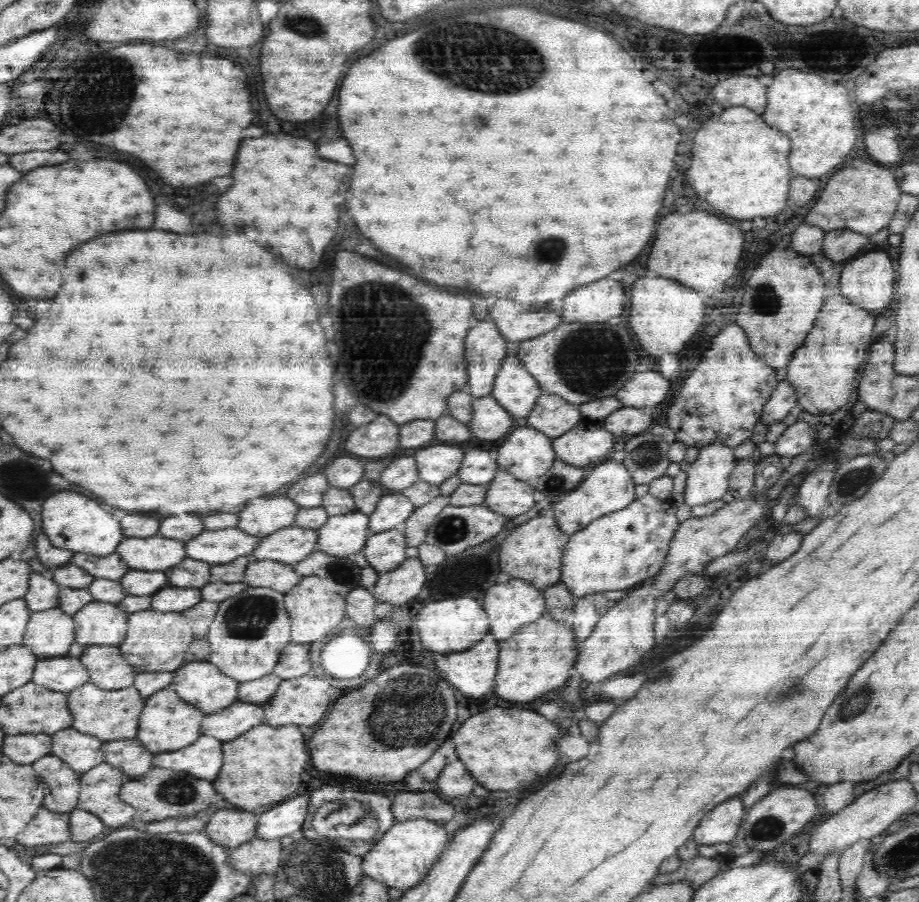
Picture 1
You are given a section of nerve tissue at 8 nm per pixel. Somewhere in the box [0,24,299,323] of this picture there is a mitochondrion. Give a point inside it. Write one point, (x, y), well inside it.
(90, 108)

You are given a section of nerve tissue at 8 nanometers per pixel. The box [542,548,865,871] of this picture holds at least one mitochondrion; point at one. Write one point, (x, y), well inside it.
(768, 828)

